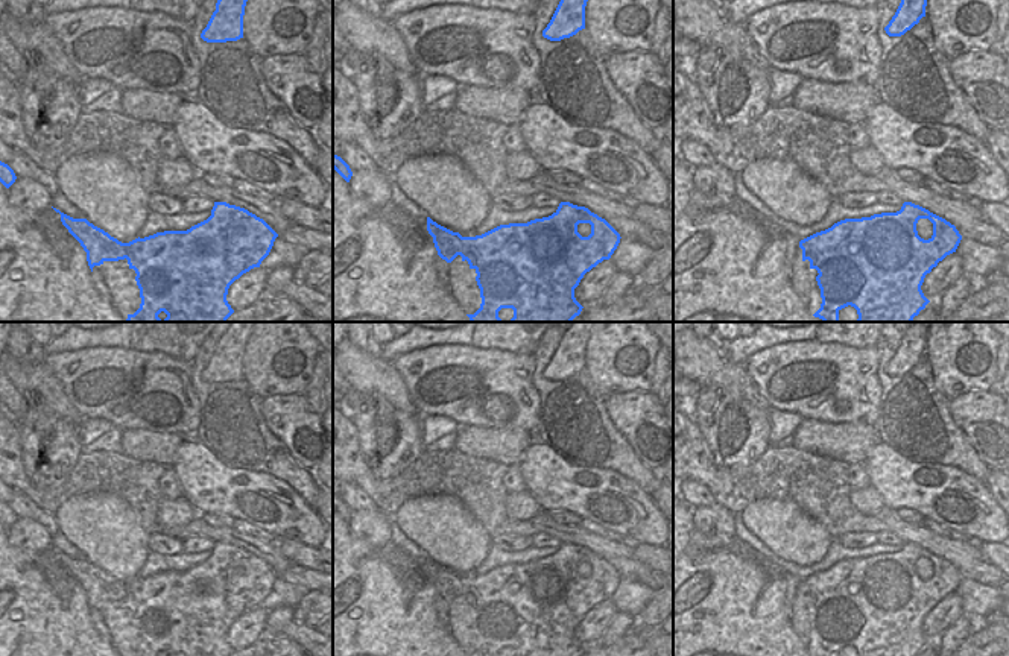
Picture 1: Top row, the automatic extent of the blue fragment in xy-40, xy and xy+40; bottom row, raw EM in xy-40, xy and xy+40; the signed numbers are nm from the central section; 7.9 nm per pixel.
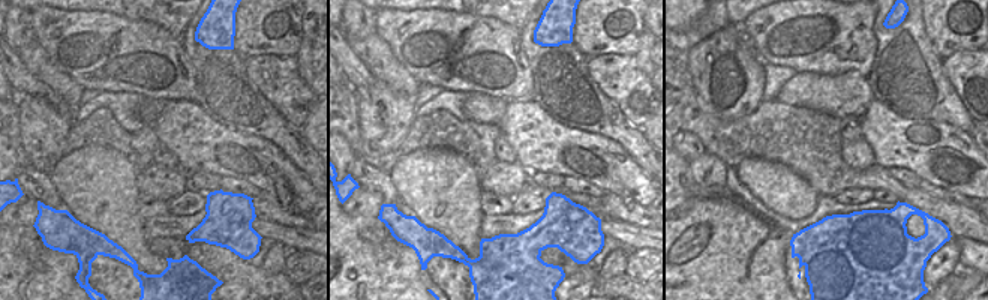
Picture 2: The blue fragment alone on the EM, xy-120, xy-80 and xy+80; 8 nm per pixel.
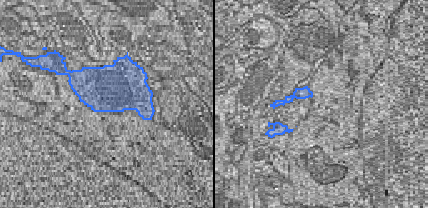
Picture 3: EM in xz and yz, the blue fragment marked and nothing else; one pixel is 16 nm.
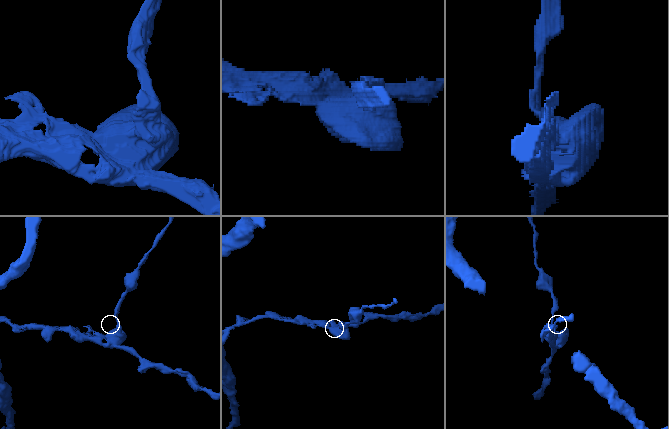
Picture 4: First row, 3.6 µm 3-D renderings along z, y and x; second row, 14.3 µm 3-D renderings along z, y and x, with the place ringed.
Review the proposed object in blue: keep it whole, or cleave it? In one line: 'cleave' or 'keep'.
cleave

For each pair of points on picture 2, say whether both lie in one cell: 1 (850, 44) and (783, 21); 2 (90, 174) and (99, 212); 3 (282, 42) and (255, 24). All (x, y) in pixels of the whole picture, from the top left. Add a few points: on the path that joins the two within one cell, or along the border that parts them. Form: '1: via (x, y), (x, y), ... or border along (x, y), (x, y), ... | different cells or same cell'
1: via (834, 44), (814, 51), (799, 36) | same cell
2: via (96, 183), (99, 203) | same cell
3: via (275, 39), (269, 39), (261, 32) | same cell

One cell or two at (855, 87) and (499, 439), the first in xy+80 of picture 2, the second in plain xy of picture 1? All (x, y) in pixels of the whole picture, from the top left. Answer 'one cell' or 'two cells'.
one cell

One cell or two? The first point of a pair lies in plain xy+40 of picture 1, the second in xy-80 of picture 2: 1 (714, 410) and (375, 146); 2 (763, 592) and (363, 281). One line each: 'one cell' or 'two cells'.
1: one cell
2: one cell

